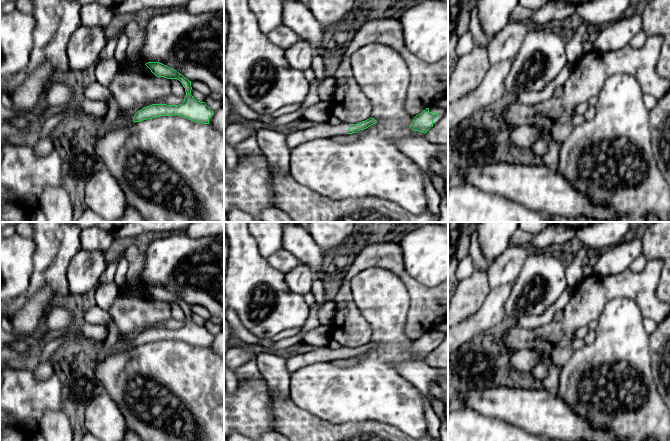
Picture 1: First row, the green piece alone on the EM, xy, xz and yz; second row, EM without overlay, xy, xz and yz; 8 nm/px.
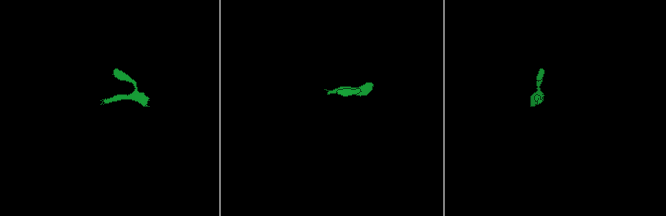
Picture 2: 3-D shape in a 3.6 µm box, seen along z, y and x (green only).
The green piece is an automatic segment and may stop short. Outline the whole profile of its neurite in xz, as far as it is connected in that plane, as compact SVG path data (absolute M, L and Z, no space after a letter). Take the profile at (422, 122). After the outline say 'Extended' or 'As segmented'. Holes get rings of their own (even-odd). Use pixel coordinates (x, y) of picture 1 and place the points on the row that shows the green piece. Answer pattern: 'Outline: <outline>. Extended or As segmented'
Outline: M434 105L426 108L414 117L410 128L425 134L445 116L446 112L447 110Z. Extended

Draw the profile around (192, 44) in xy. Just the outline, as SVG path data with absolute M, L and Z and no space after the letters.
M183 8L146 18L140 62L162 63L189 81L201 81L219 96L224 110L224 10L191 14Z

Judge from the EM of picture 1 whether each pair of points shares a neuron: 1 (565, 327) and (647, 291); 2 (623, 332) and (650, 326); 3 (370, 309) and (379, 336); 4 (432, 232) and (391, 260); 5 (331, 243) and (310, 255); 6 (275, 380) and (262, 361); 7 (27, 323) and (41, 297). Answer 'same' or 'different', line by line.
1: same
2: different
3: same
4: different
5: different
6: same
7: same

